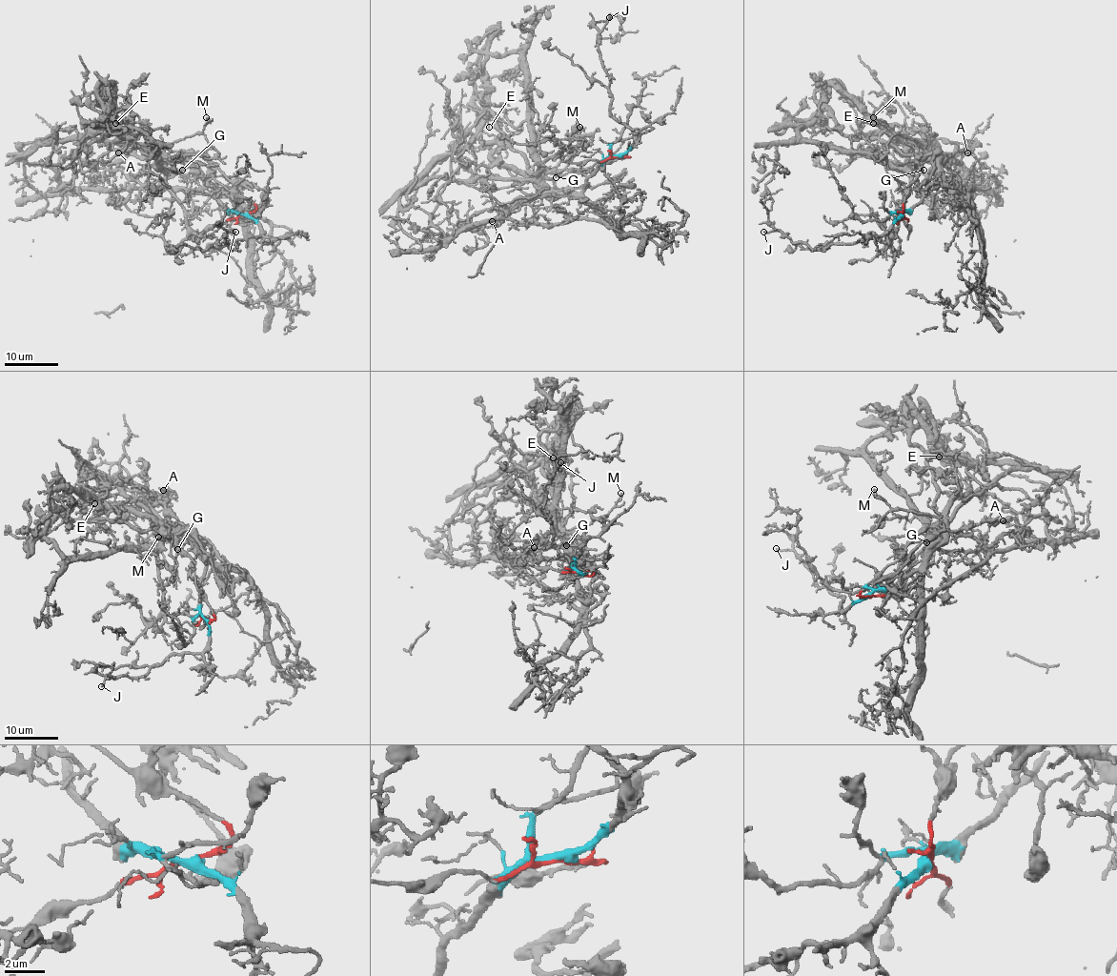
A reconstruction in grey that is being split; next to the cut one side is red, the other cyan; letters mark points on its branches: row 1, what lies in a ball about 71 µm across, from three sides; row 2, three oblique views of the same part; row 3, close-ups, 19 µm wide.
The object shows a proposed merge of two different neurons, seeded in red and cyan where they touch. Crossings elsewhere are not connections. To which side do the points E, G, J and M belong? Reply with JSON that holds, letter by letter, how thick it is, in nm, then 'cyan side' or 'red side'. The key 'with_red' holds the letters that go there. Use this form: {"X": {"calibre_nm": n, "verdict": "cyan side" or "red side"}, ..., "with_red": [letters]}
{"E": {"calibre_nm": 130, "verdict": "red side"}, "G": {"calibre_nm": 140, "verdict": "red side"}, "J": {"calibre_nm": 140, "verdict": "cyan side"}, "M": {"calibre_nm": 90, "verdict": "red side"}, "with_red": ["E", "G", "M"]}

